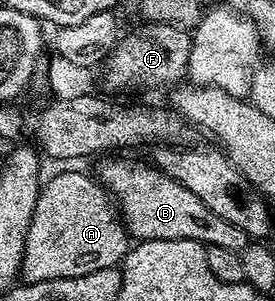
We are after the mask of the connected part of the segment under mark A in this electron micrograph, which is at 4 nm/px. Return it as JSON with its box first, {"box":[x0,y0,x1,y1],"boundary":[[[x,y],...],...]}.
{"box":[18,167,129,284],"boundary":[[[75,167],[68,173],[59,173],[42,182],[37,199],[37,207],[33,211],[33,219],[29,223],[29,231],[23,248],[23,262],[19,264],[18,276],[26,284],[80,277],[93,271],[113,269],[122,266],[129,248],[129,234],[122,216],[111,196],[94,176],[78,173]]]}

